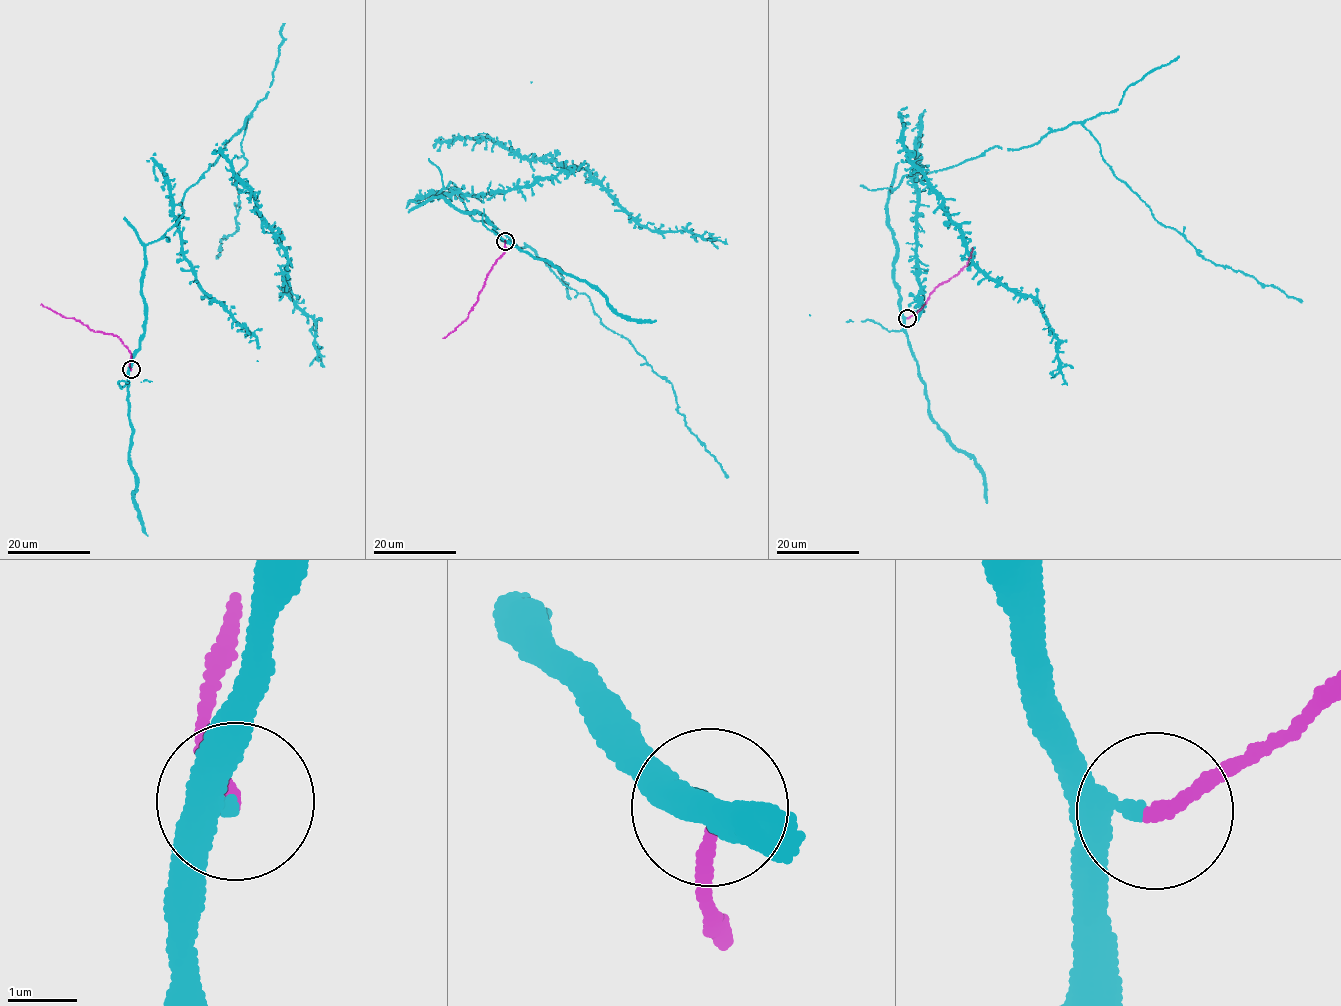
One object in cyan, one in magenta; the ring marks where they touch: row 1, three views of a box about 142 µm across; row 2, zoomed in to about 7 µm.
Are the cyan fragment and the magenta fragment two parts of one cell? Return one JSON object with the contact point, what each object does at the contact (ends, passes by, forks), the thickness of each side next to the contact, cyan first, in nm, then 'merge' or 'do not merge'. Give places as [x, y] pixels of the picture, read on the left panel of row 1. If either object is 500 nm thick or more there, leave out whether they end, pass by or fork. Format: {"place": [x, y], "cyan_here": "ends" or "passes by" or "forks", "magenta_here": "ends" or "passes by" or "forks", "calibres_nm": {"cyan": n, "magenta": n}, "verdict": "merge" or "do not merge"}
{"place": [131, 369], "cyan_here": "passes by", "magenta_here": "ends", "calibres_nm": {"cyan": 200, "magenta": 170}, "verdict": "merge"}

